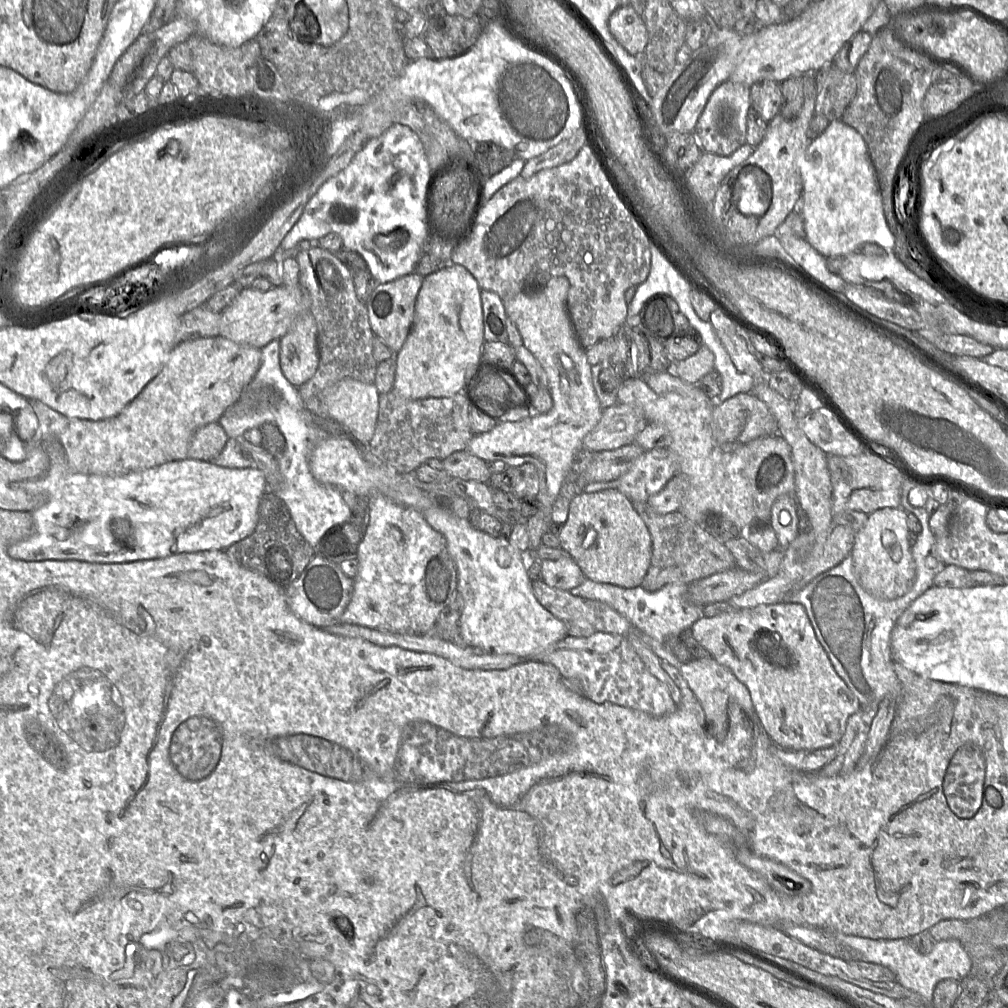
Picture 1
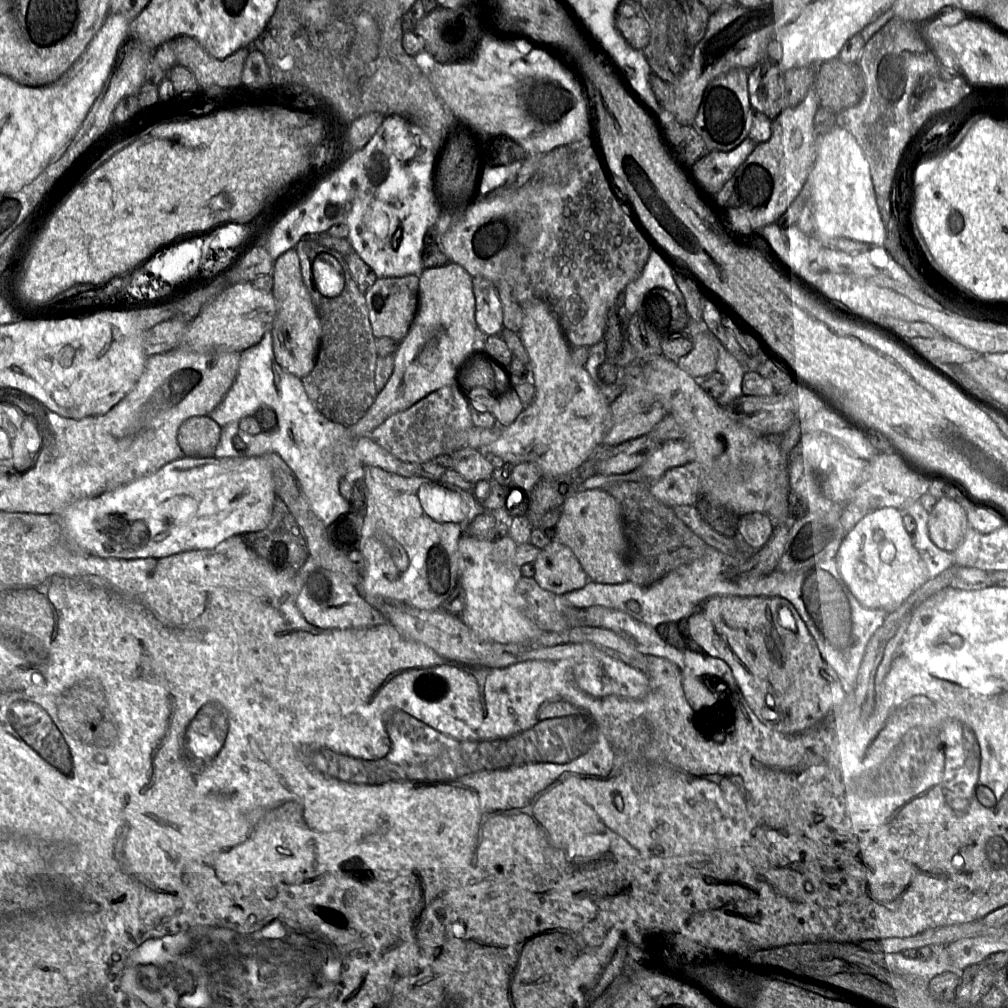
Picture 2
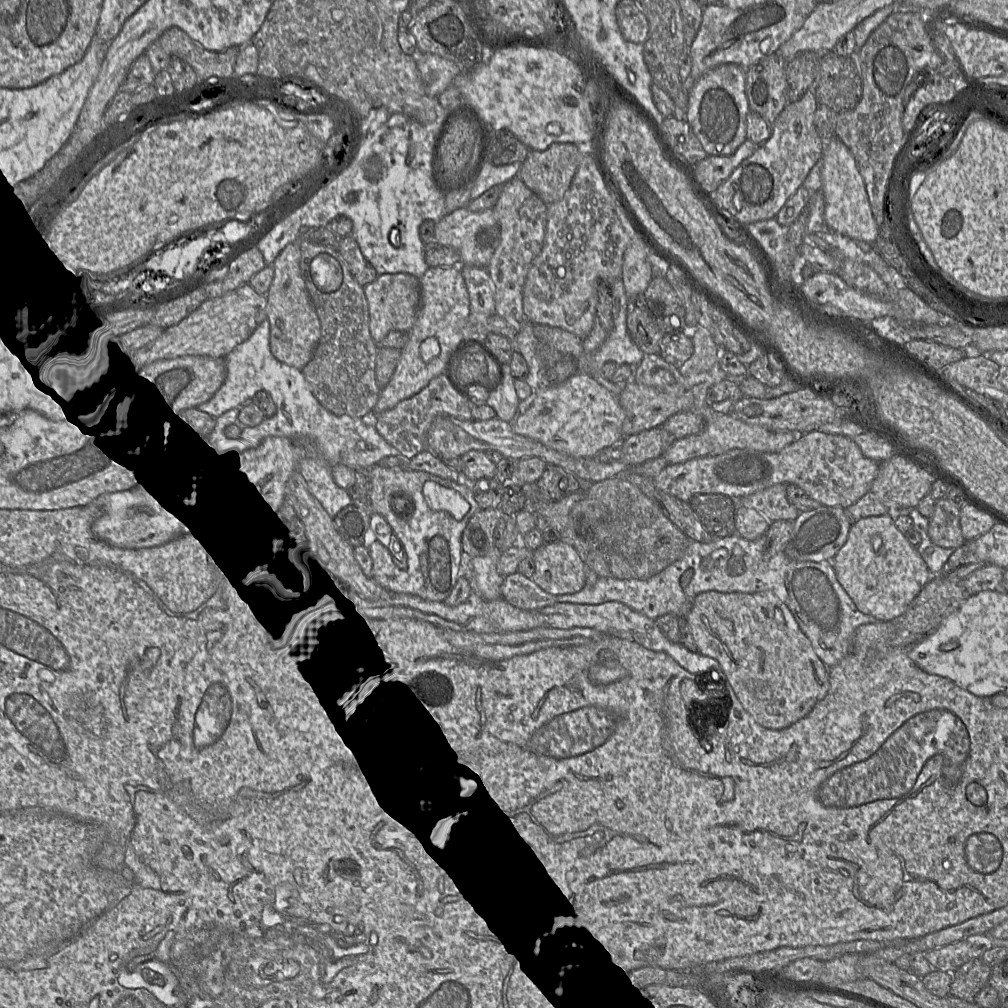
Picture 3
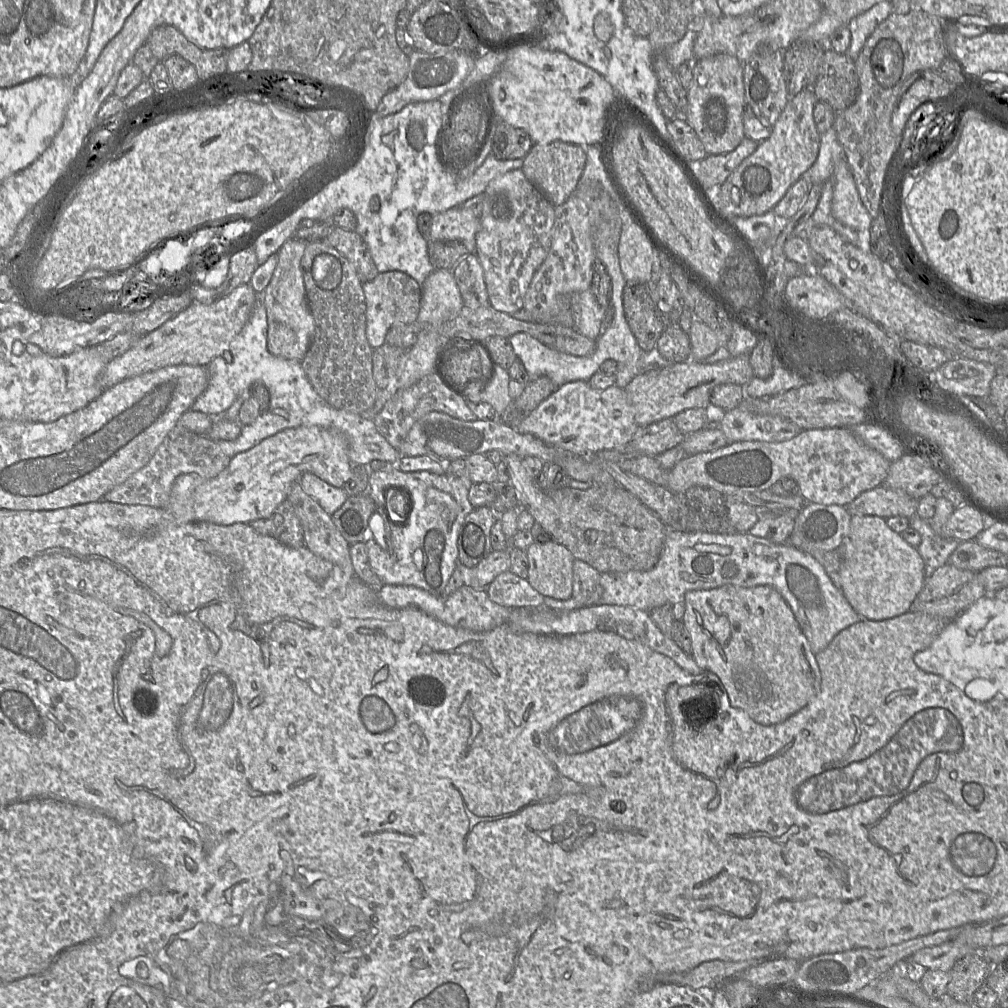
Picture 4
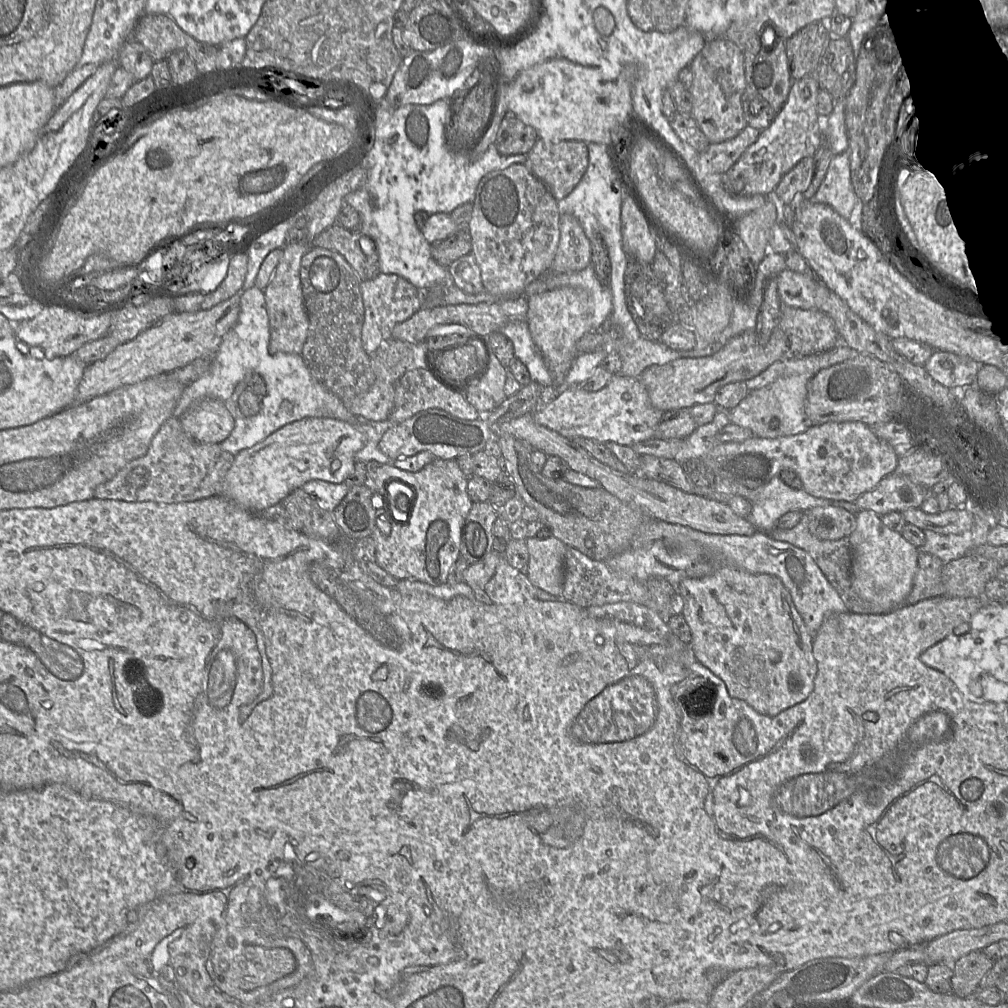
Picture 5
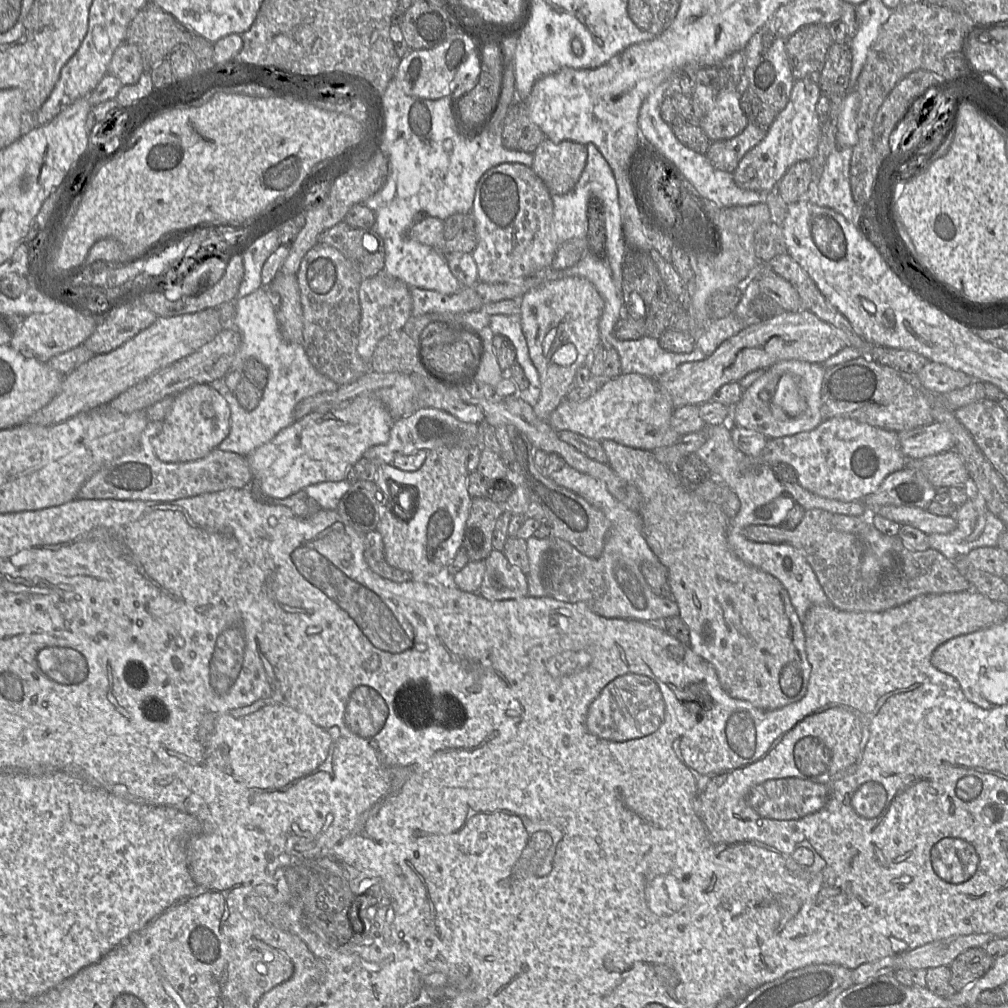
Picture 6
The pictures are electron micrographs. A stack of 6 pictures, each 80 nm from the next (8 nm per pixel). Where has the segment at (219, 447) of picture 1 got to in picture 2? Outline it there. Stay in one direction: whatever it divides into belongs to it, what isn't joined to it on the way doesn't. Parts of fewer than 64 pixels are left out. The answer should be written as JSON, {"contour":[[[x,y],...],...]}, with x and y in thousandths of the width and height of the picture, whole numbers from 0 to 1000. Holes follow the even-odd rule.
{"contour":[[[207,412],[185,416],[177,427],[176,437],[183,452],[209,454],[218,438],[219,424]]]}

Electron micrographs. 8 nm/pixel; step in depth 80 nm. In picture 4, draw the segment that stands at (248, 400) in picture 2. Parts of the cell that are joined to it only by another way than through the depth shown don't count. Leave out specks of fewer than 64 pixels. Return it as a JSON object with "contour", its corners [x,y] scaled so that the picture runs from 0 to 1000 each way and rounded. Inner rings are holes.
{"contour":[[[256,293],[250,311],[240,328],[228,339],[224,348],[213,354],[206,362],[203,363],[206,369],[206,383],[204,387],[193,397],[188,406],[191,408],[198,408],[209,414],[220,414],[234,396],[252,378],[260,378],[265,383],[268,391],[267,406],[264,409],[259,410],[251,420],[239,422],[239,430],[234,437],[218,437],[214,438],[226,453],[232,453],[237,447],[239,447],[239,449],[246,447],[262,436],[269,434],[280,427],[298,423],[316,423],[322,426],[335,428],[344,435],[346,439],[345,451],[350,461],[363,461],[370,456],[380,456],[386,459],[395,458],[399,451],[375,429],[369,415],[328,404],[312,387],[304,374],[299,359],[284,357],[271,353],[267,350],[265,346],[265,332],[266,318],[264,306],[261,301],[261,293]],[[304,468],[300,470],[296,477],[301,487],[313,496],[326,511],[330,511],[345,494],[341,484],[331,483],[310,469]]]}

